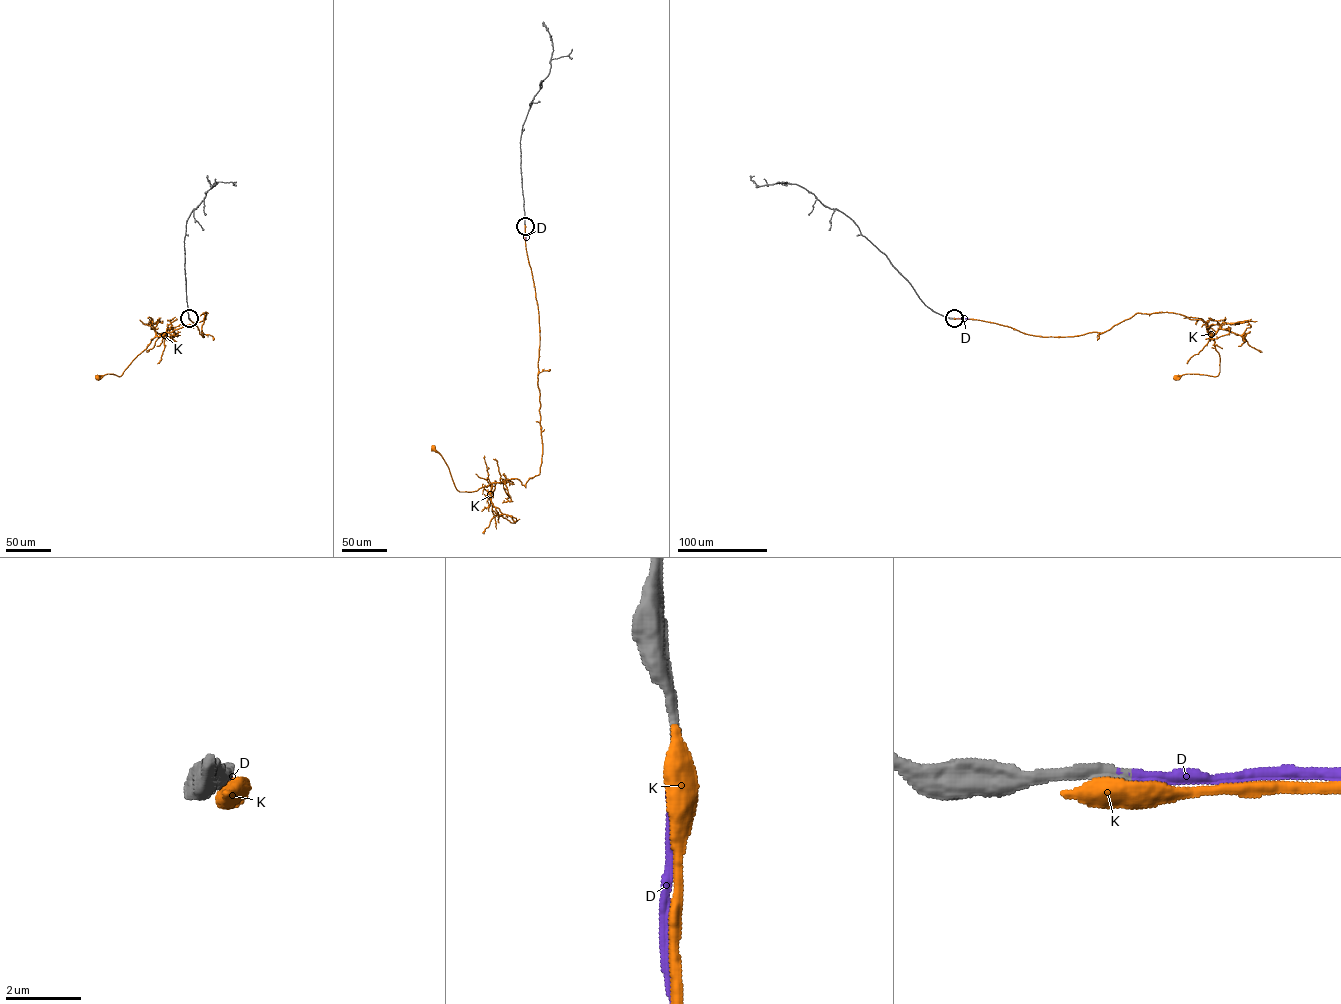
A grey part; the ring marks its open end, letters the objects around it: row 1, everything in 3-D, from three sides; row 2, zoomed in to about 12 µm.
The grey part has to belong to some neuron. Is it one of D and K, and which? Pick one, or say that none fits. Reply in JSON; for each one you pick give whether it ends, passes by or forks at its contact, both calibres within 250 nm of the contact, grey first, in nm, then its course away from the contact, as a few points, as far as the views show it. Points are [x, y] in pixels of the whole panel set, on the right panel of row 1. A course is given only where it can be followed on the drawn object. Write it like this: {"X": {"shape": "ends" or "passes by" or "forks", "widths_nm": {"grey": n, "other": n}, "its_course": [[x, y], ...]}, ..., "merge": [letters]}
{"D": {"shape": "ends", "widths_nm": {"grey": 360, "other": 220}, "its_course": [[954, 318], [969, 318]]}, "merge": ["D"]}

